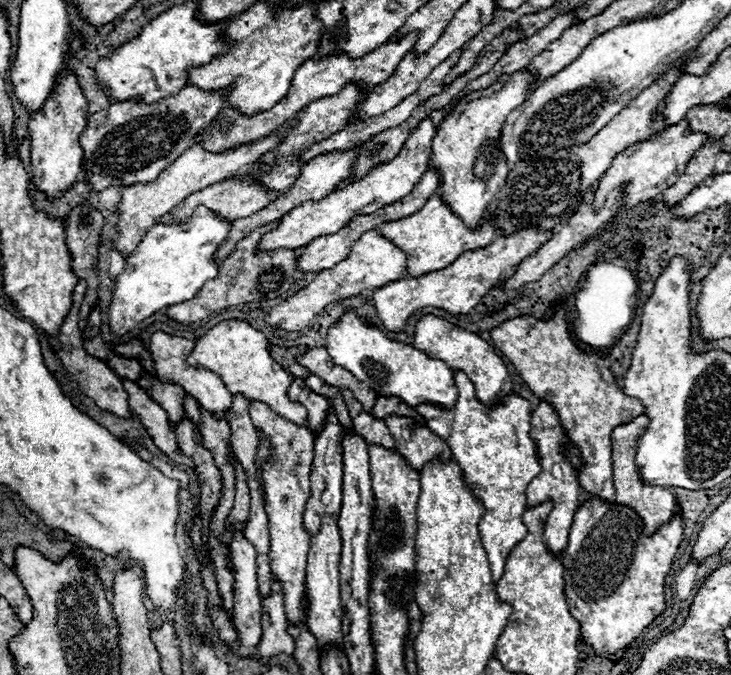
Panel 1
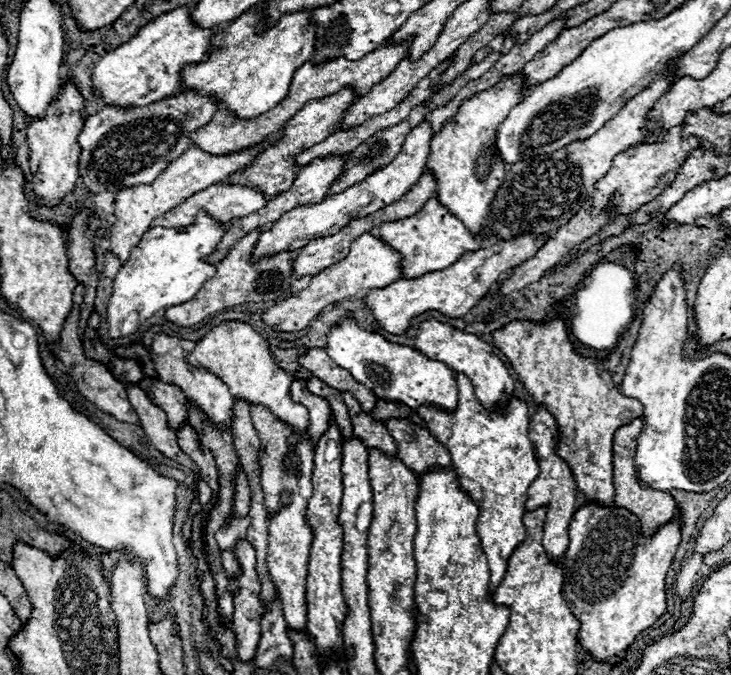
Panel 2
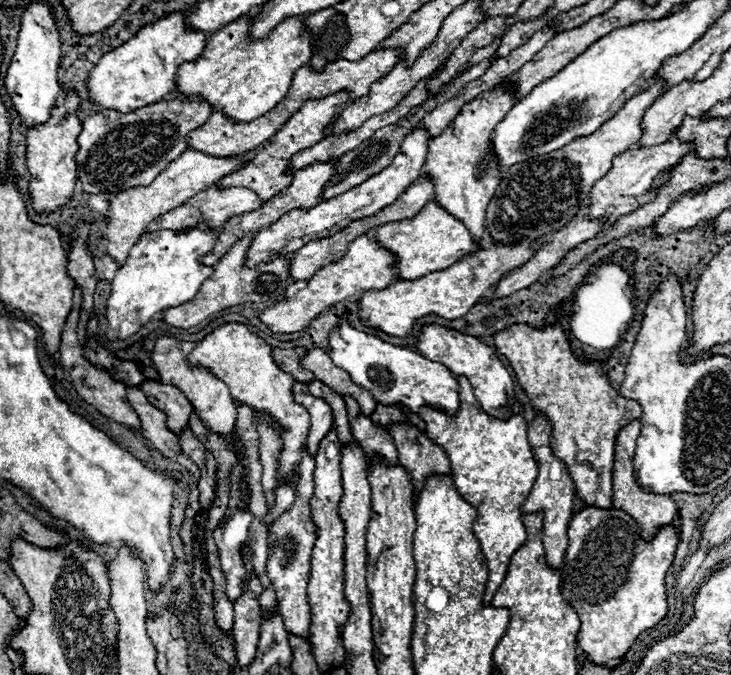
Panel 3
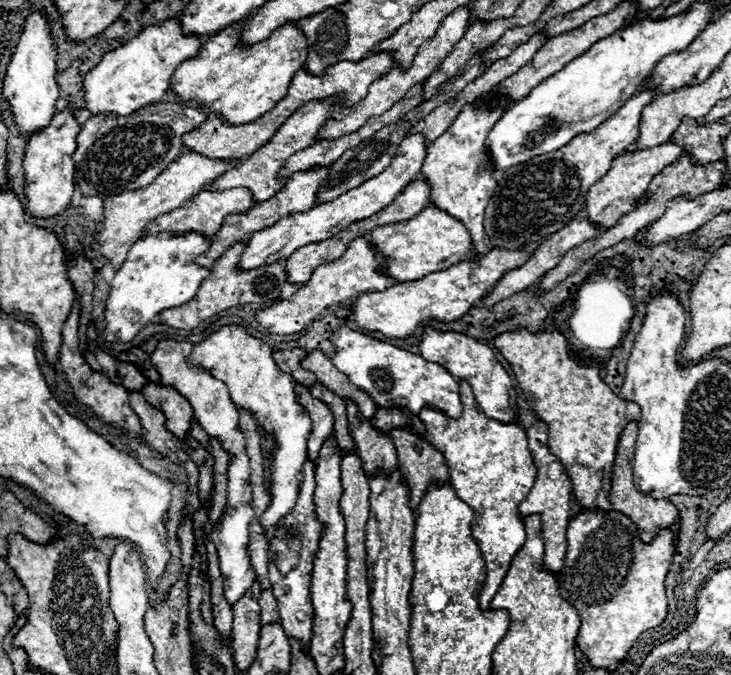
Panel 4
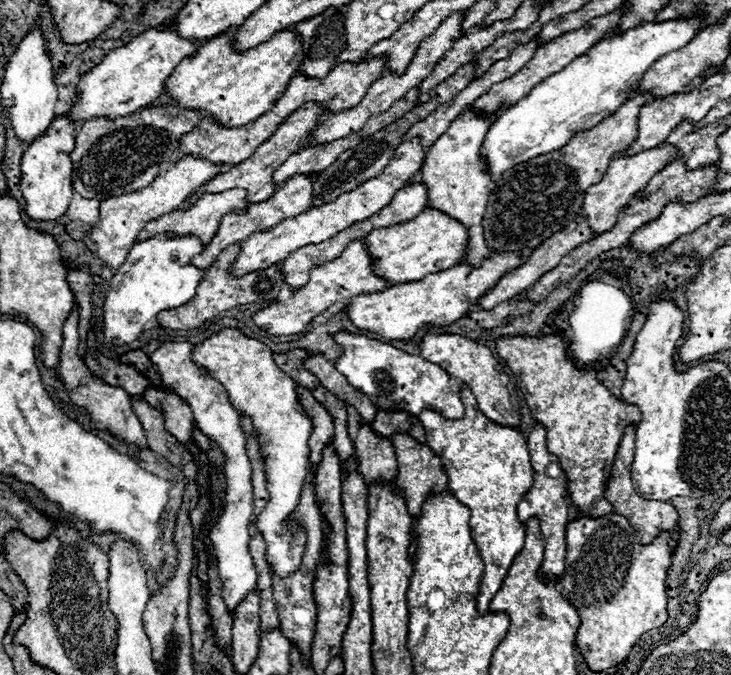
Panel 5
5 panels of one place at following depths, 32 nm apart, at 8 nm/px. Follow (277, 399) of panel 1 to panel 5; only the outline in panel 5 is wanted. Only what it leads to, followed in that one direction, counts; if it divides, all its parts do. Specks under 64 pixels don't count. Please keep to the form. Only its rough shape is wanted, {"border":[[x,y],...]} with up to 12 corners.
{"border":[[238,328],[190,358],[222,382],[260,440],[268,564],[298,570],[312,420],[266,344]]}

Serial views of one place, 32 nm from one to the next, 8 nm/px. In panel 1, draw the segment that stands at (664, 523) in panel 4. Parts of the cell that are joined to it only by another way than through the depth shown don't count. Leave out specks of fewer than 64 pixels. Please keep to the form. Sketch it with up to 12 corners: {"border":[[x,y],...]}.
{"border":[[646,414],[612,430],[616,502],[634,508],[646,534],[676,514],[668,488],[644,484],[634,456]]}

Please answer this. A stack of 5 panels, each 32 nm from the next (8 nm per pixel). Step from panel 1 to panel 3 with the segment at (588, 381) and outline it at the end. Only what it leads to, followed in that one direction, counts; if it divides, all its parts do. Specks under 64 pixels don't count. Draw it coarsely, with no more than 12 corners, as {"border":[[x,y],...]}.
{"border":[[560,322],[494,334],[576,494],[612,508],[616,434],[642,416]]}

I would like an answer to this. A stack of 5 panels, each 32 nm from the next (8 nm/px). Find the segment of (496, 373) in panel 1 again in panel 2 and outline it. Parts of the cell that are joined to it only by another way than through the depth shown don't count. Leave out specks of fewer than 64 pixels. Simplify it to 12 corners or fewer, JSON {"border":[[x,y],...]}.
{"border":[[436,318],[420,322],[422,354],[464,372],[494,410],[514,380],[494,348]]}

